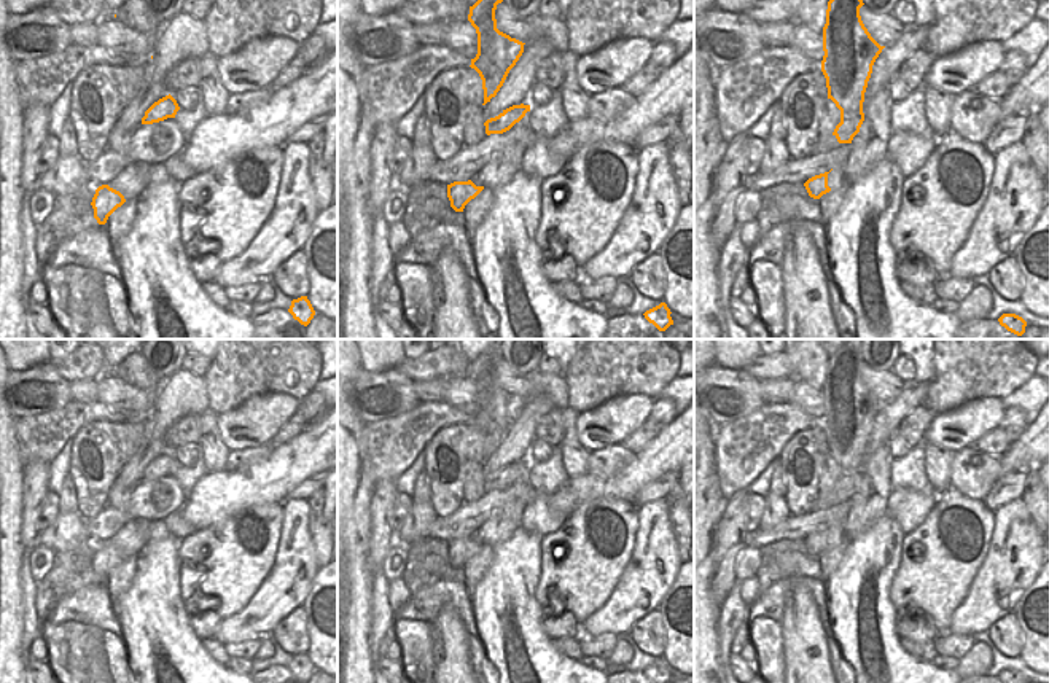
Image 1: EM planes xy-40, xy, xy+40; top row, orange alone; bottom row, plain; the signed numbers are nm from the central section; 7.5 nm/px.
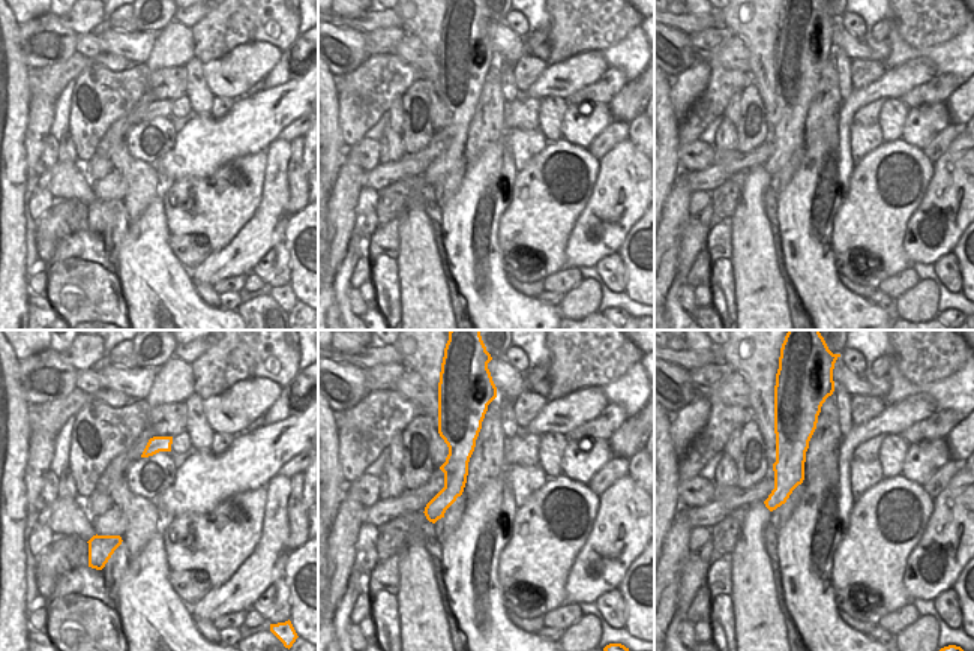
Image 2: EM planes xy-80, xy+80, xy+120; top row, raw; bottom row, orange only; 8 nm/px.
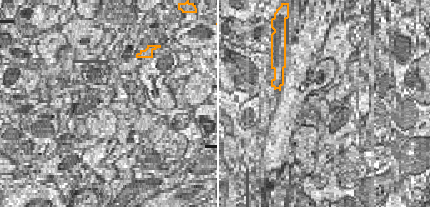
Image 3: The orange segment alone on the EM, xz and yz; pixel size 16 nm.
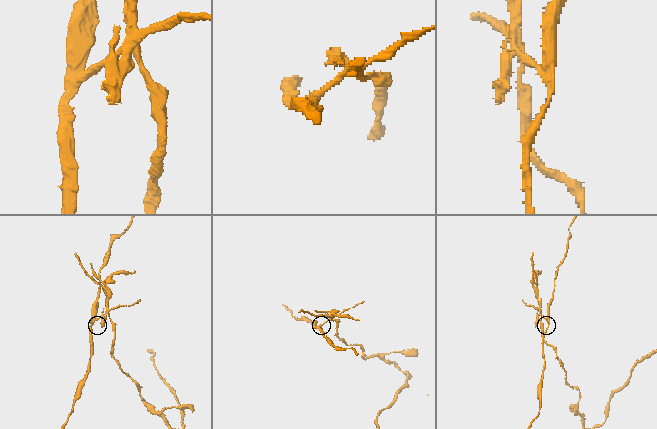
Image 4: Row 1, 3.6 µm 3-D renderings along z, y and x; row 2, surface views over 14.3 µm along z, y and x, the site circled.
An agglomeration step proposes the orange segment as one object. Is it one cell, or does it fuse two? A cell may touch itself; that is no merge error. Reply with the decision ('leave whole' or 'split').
split

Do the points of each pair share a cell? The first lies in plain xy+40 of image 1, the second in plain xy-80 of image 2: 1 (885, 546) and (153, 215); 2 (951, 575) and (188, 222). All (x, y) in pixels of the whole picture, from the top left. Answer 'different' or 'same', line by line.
1: same
2: same

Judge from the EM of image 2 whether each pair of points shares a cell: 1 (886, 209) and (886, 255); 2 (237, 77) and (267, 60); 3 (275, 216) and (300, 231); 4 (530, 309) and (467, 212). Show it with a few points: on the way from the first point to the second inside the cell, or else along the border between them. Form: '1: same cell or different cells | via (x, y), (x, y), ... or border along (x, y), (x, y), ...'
1: same cell | via (886, 221), (886, 243)
2: same cell | via (245, 69), (252, 62), (260, 60)
3: different cells | border along (290, 216), (282, 240)
4: same cell | via (496, 308), (482, 303), (470, 285), (468, 246)

